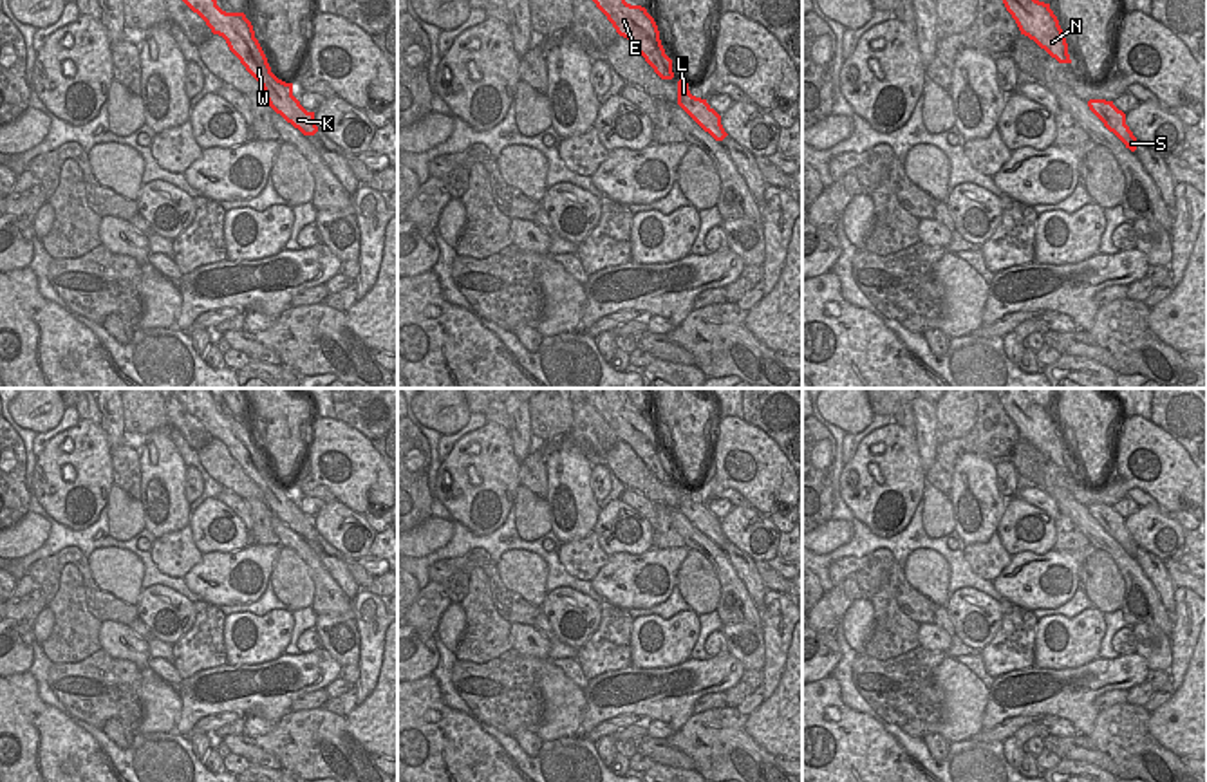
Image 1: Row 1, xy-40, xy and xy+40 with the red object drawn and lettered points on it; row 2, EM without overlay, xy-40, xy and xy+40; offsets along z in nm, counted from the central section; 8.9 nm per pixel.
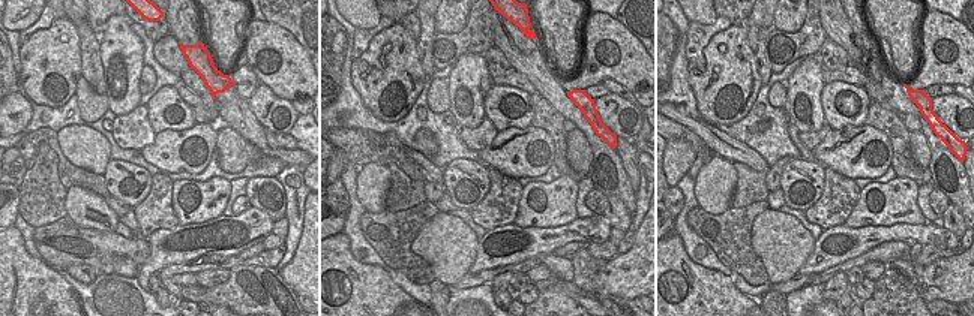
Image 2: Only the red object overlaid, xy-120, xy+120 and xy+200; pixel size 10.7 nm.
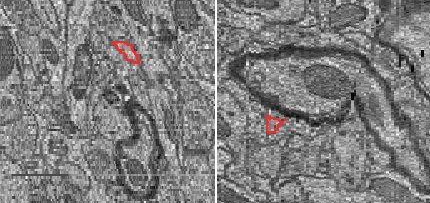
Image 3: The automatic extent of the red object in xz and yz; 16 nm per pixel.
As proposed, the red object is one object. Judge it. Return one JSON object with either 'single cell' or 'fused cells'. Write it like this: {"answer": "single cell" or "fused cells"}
{"answer": "single cell"}

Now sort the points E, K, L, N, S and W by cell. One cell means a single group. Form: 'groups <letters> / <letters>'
groups E K L N S W

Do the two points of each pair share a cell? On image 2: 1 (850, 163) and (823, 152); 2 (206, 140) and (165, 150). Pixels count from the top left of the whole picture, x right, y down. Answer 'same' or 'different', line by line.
1: same
2: same

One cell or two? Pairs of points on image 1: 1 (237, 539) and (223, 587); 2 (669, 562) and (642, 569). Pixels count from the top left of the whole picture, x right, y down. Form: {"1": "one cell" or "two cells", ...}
{"1": "two cells", "2": "one cell"}

